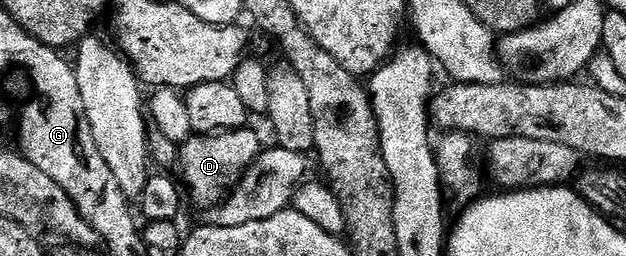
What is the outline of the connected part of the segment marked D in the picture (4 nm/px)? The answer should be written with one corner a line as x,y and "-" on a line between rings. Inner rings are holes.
252,127
221,131
218,132
216,135
194,135
190,137
188,141
184,142
184,144
182,144
179,149
179,170
181,169
181,177
182,177
182,178
180,177
180,180
183,182
183,185
184,185
183,180
185,180
186,186
184,185
184,188
187,190
187,193
188,193
187,188
189,188
189,193
191,196
193,196
194,203
197,204
198,207
202,209
202,211
215,209
217,208
218,205
221,204
222,201
225,200
226,197
229,196
230,193
233,192
234,189
237,188
237,185
239,184
239,182
241,182
241,177
243,176
243,174
245,174
248,171
248,169
251,166
253,166
253,160
257,158
257,156
259,156
259,154
262,151
263,151
263,144
261,145
261,137
259,134
256,133
255,130
252,129

